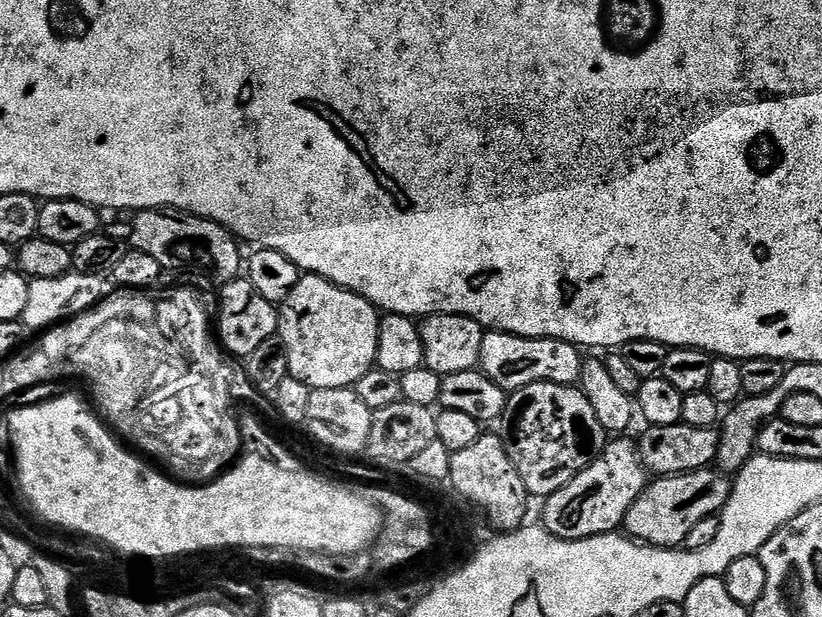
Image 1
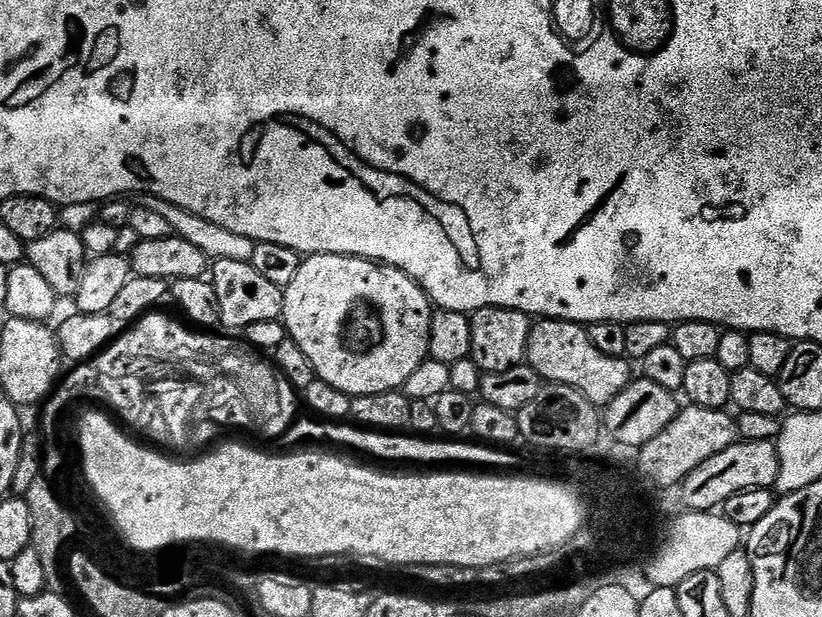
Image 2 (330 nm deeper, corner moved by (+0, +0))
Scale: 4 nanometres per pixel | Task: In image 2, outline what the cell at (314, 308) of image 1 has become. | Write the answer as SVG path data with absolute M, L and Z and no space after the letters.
M318 254L317 256L305 255L298 266L298 274L290 281L290 286L284 288L284 315L282 323L287 339L298 342L302 346L302 354L310 358L310 366L314 366L316 378L322 382L330 382L334 390L342 390L347 396L365 396L366 394L382 394L403 389L406 378L422 366L424 360L429 359L428 347L430 346L430 318L434 305L427 294L402 270L389 264L378 264L375 260L363 260L361 256L343 256L342 254Z

